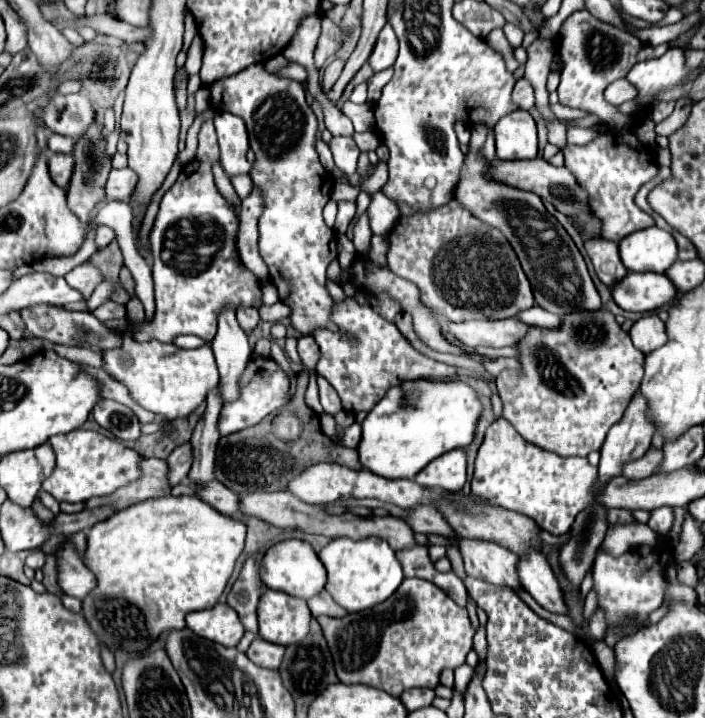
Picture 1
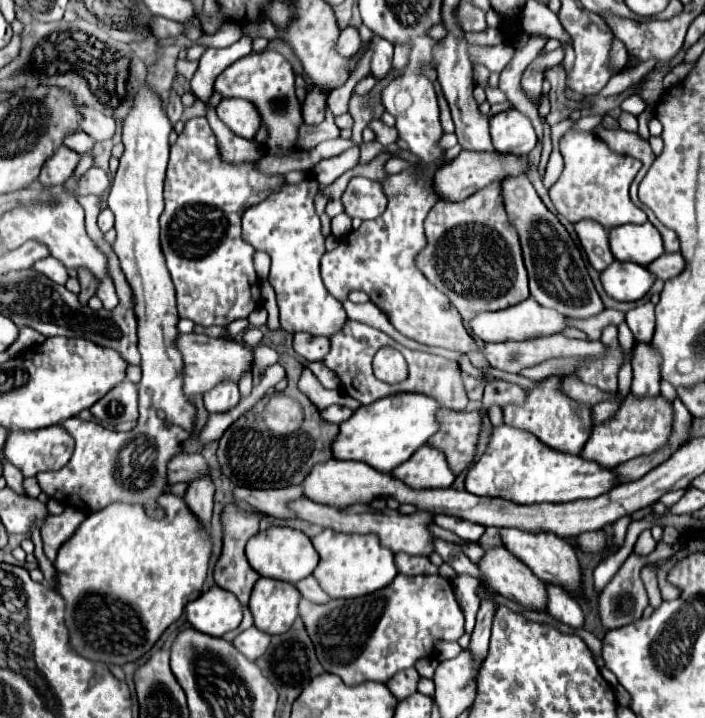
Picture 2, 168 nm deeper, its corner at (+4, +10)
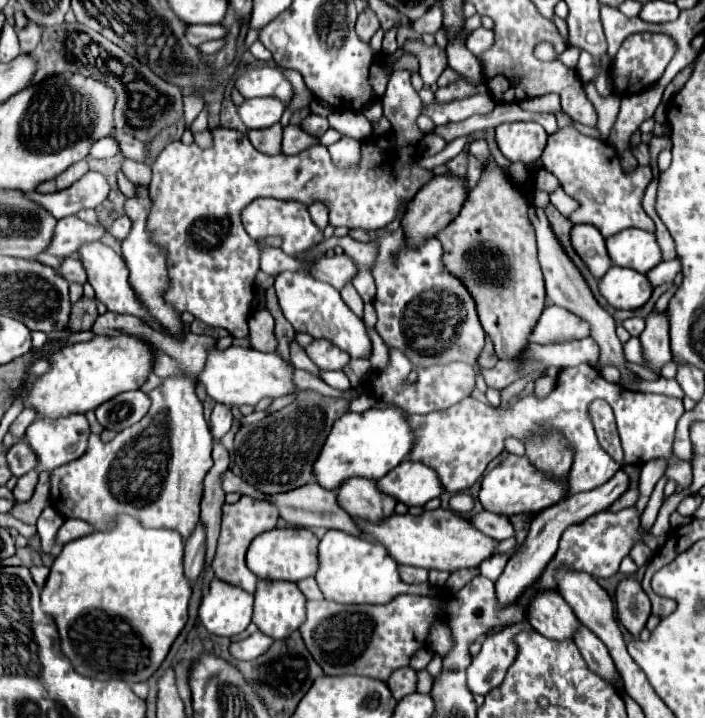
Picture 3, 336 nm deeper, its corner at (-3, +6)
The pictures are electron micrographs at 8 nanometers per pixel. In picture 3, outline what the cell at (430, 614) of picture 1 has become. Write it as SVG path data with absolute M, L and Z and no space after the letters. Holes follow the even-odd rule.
M400 594L382 606L344 606L328 600L308 602L308 618L300 626L302 640L312 658L328 676L358 674L386 682L388 676L408 666L410 656L424 646L430 624L446 618L446 600Z

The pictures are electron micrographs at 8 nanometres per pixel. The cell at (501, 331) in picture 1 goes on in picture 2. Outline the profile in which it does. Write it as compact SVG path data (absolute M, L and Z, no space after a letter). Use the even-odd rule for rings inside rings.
M527 298L521 304L515 304L505 310L497 312L481 312L469 322L469 330L473 336L477 336L483 342L507 342L507 340L531 340L539 336L557 334L565 328L565 316L561 316L557 310L549 310L539 306L533 298Z

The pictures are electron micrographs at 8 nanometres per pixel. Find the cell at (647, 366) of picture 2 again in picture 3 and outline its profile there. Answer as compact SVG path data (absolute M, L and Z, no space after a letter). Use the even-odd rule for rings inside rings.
M650 312L646 316L646 328L640 336L642 346L644 346L644 354L650 362L650 368L660 374L662 366L672 360L672 352L670 352L670 340L668 340L668 314L662 312Z

